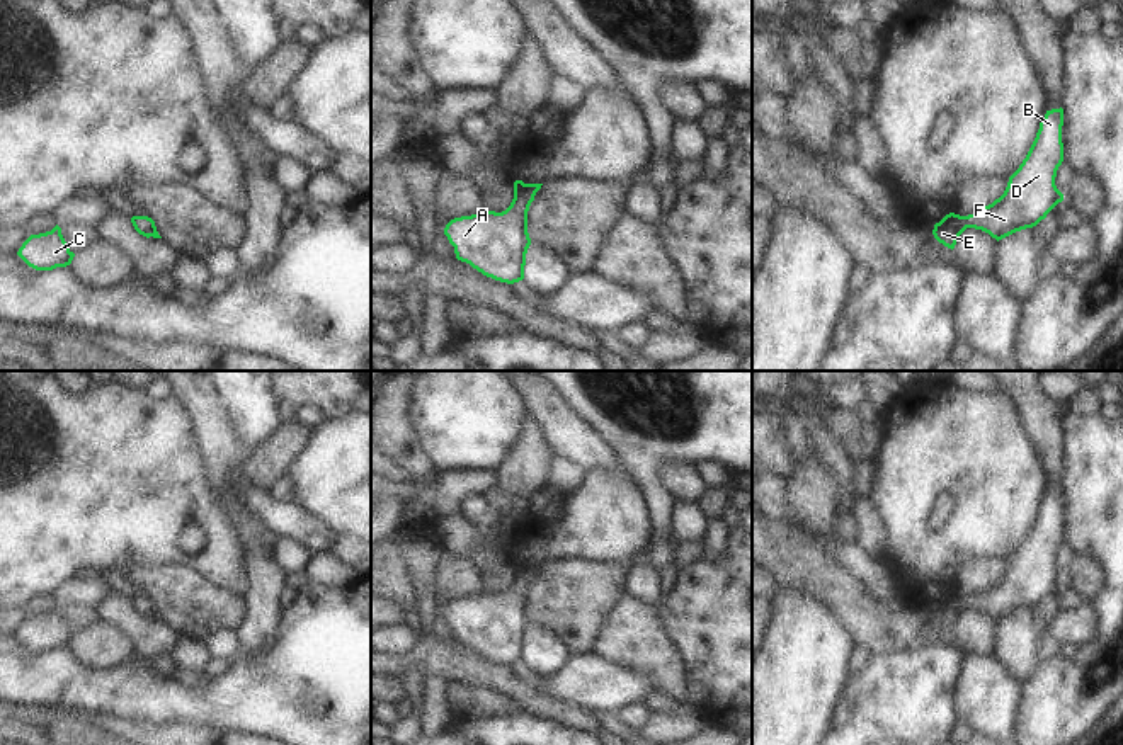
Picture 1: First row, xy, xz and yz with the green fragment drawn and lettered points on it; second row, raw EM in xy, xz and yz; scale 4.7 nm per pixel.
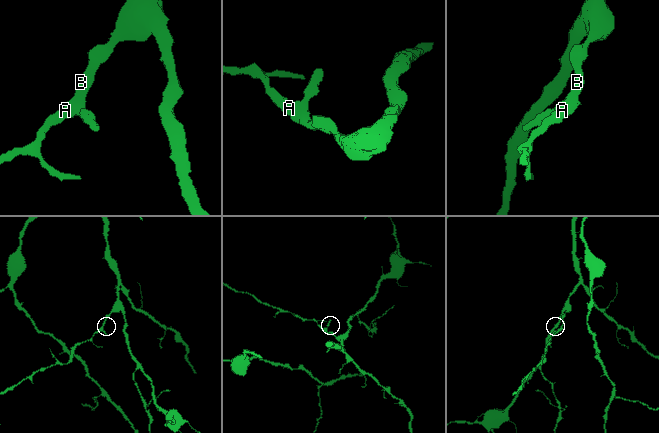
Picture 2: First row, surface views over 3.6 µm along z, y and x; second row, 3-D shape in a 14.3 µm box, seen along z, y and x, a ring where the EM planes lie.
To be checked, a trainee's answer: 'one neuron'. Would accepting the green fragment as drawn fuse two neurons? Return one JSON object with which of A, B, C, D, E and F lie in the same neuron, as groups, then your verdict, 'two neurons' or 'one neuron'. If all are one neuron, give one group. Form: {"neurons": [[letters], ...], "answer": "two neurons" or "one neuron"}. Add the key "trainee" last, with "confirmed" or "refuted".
{"neurons": [["A", "B", "C", "D", "E", "F"]], "answer": "one neuron", "trainee": "confirmed"}

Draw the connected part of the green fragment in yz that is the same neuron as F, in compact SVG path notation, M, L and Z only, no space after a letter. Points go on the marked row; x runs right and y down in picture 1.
M1063 109L1046 111L1026 158L1009 177L1004 194L973 214L946 214L934 225L934 238L953 250L966 228L982 230L999 242L1045 219L1063 201L1055 185L1057 170L1063 162L1062 126Z

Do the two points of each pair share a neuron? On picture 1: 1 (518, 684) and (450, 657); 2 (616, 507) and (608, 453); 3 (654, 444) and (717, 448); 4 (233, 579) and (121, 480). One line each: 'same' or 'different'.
1: same
2: different
3: same
4: same

